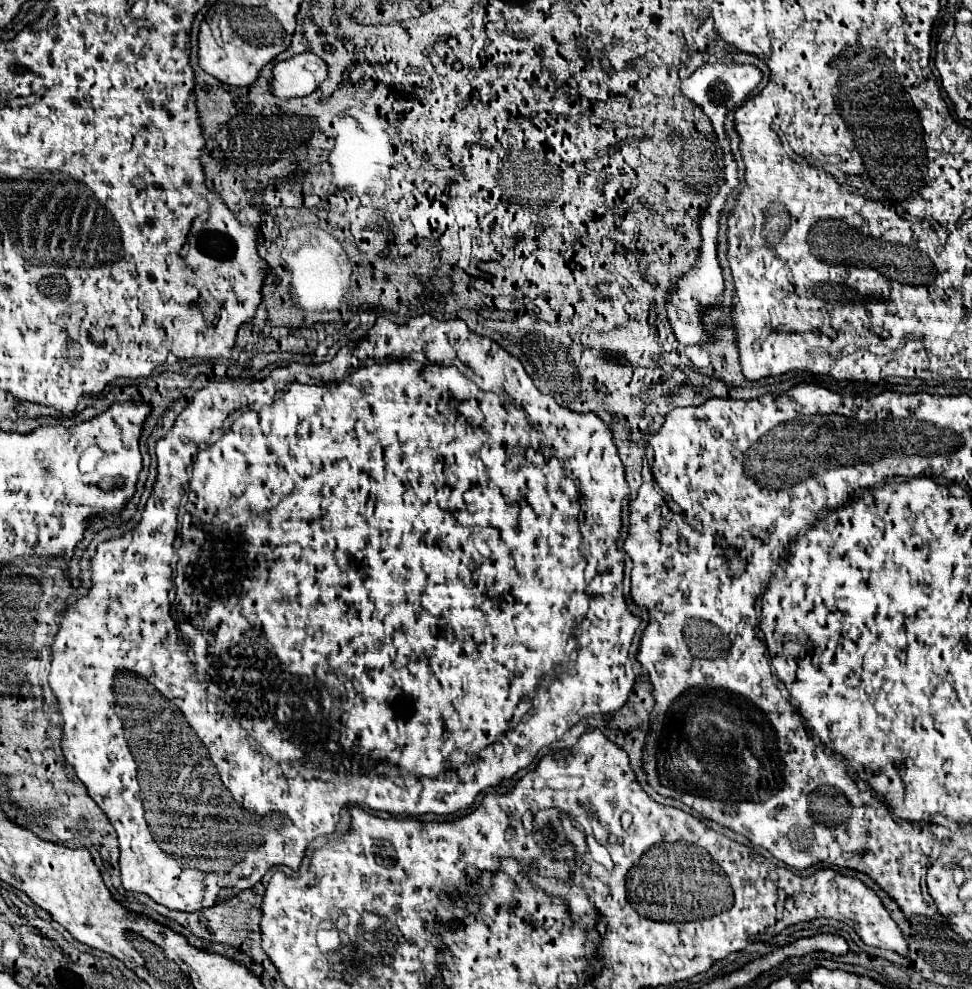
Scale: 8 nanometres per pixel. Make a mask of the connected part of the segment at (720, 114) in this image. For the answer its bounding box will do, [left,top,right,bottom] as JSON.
[681,63,761,145]

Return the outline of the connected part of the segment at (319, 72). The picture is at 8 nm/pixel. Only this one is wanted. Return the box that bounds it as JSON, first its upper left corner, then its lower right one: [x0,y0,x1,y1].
[269,51,327,99]

